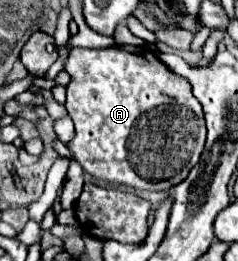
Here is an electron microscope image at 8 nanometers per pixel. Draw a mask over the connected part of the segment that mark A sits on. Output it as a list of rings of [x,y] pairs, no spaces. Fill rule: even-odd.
[[[111,46],[111,48],[73,48],[67,60],[67,72],[71,76],[71,82],[67,86],[67,112],[71,114],[73,122],[75,122],[75,136],[73,140],[67,144],[71,156],[81,164],[81,168],[85,170],[85,174],[115,184],[115,186],[127,186],[133,190],[147,190],[147,192],[163,192],[169,190],[173,186],[177,186],[179,182],[183,182],[189,174],[189,170],[199,162],[199,156],[203,152],[203,144],[205,144],[205,118],[201,114],[201,104],[197,102],[197,98],[193,98],[191,86],[185,78],[177,76],[175,72],[171,72],[147,46]]]

